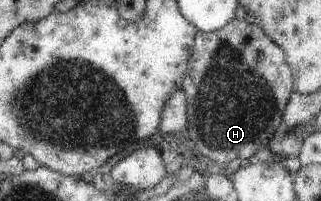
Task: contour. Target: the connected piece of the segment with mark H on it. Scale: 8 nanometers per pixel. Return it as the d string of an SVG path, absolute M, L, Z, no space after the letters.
M237 19L215 32L197 32L181 88L188 108L185 126L196 146L194 152L216 162L252 157L262 146L267 146L278 127L282 126L285 110L296 91L282 48L260 26Z

